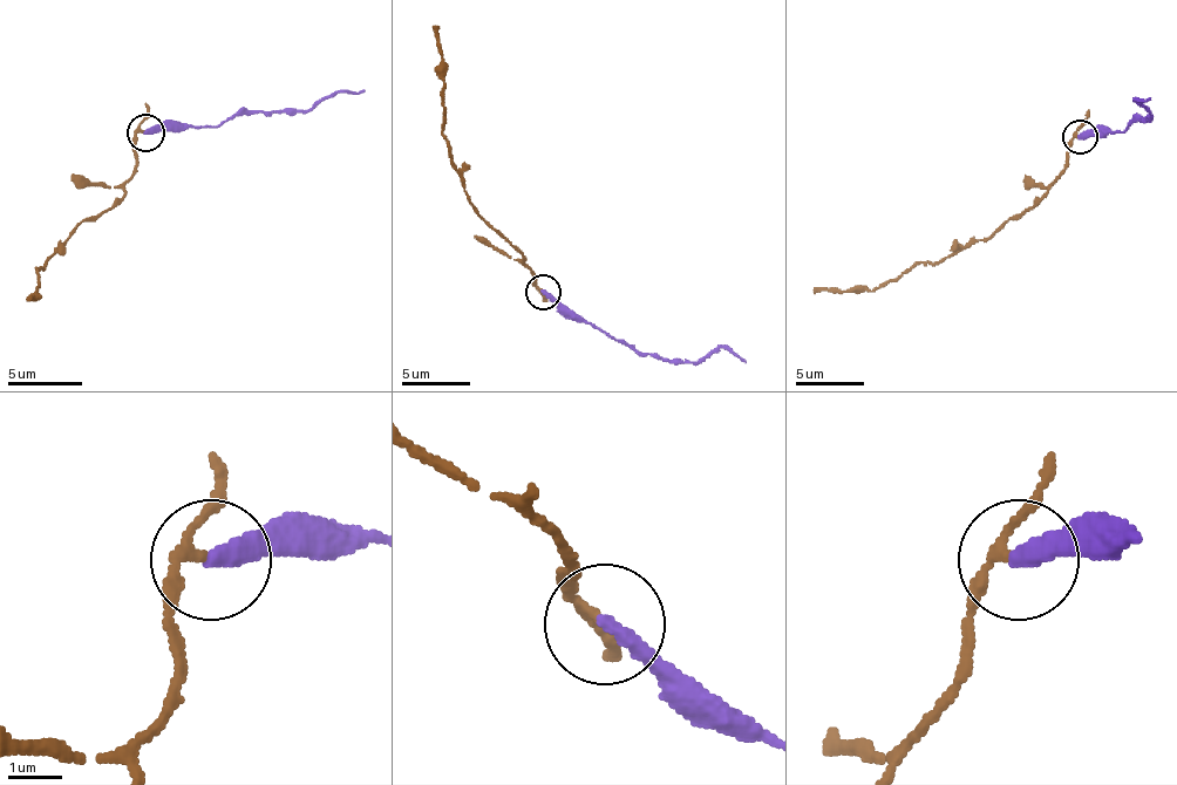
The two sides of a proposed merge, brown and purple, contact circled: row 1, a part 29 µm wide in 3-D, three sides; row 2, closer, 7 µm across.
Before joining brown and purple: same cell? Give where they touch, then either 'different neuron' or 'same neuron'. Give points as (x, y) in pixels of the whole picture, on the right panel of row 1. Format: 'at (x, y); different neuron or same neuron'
at (1080, 137); different neuron

